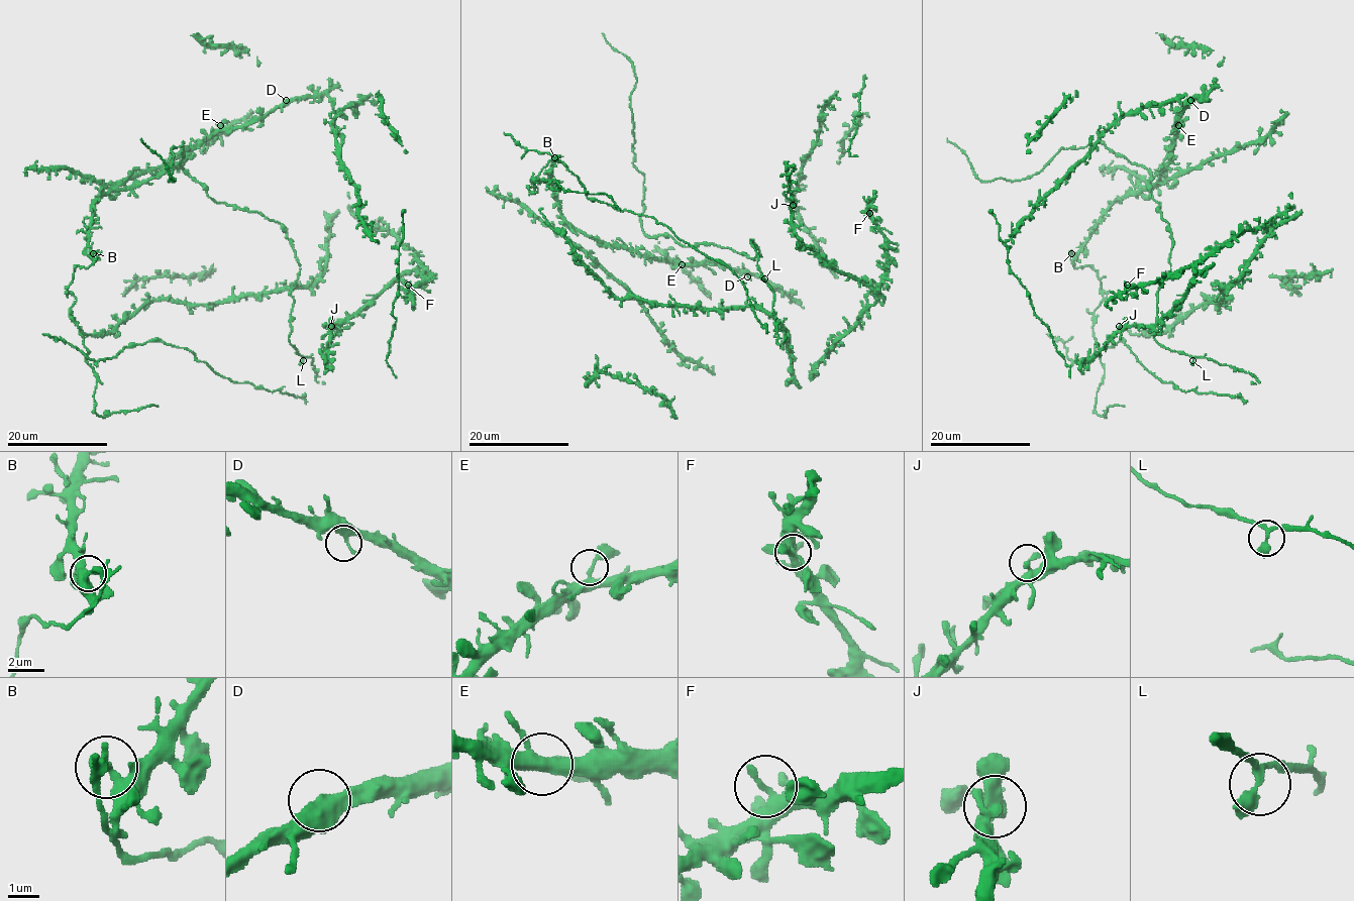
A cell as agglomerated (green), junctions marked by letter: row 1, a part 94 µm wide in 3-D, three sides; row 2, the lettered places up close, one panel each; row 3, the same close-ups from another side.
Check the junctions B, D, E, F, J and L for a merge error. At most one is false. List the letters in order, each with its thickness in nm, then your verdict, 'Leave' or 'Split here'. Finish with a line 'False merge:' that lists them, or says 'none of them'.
B: Thickness 260 nm. Split here
D: Thickness 280 nm. Leave
E: Thickness 240 nm. Leave
F: Thickness 280 nm. Leave
J: Thickness 280 nm. Leave
L: Thickness 240 nm. Leave
False merge: B

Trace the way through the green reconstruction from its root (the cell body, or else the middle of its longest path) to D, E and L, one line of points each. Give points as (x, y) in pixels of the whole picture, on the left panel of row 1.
D: (79, 266), (94, 262), (89, 230), (93, 205), (100, 196), (174, 170), (214, 134), (261, 120), (286, 100)
E: (79, 266), (88, 267), (94, 262), (89, 230), (93, 205), (100, 196), (124, 191), (174, 170), (220, 125)
L: (79, 266), (94, 262), (100, 196), (181, 166), (217, 202), (281, 225), (300, 266), (289, 341), (303, 360)

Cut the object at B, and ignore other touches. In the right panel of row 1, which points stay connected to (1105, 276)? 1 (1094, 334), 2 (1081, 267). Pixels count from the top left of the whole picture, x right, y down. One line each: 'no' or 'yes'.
1: yes
2: yes

